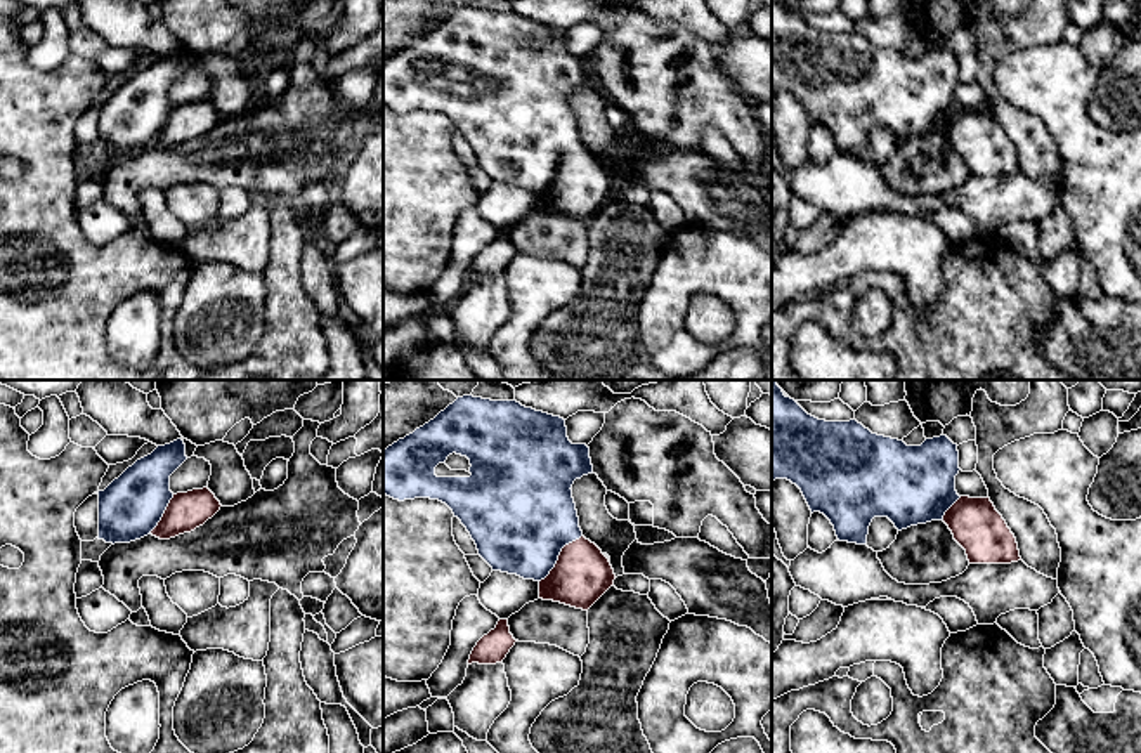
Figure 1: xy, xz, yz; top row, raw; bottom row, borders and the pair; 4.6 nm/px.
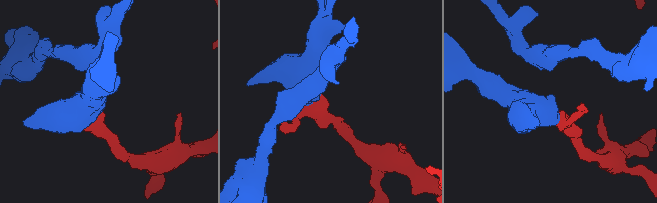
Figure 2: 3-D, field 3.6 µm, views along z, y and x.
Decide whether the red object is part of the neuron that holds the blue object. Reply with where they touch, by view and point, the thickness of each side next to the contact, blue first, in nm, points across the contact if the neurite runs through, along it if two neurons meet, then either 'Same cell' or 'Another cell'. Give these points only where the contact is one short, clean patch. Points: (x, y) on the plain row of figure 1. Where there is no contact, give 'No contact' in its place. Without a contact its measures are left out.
Touches blue at xz (559, 165). Thickness 480 nm (blue) against 260 nm. Path across: xz (521, 127), (559, 165), (581, 186). Same cell

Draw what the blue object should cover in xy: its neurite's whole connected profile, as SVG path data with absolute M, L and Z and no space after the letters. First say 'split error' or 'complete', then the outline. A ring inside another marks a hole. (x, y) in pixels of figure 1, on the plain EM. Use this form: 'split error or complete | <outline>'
split error | M177 50L137 71L104 102L99 102L99 151L130 154L153 146L170 151L203 137L220 121L208 101L173 106L170 87L187 71Z

